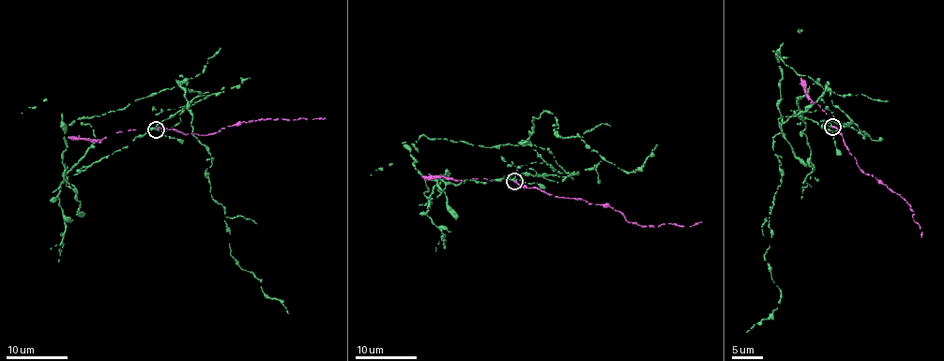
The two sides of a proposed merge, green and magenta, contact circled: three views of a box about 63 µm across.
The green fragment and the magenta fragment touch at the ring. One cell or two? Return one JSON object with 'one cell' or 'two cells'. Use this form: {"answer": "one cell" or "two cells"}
{"answer": "two cells"}

